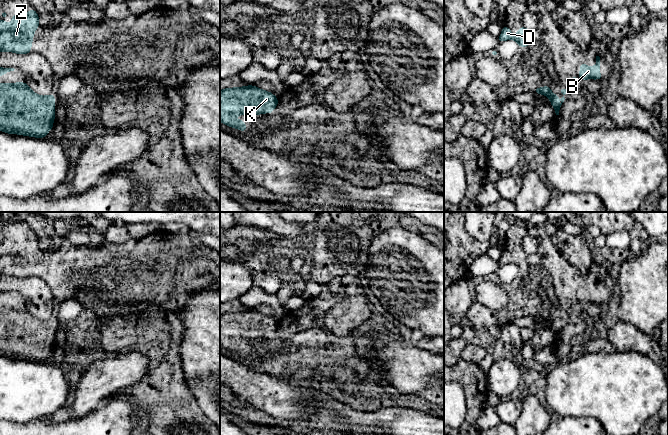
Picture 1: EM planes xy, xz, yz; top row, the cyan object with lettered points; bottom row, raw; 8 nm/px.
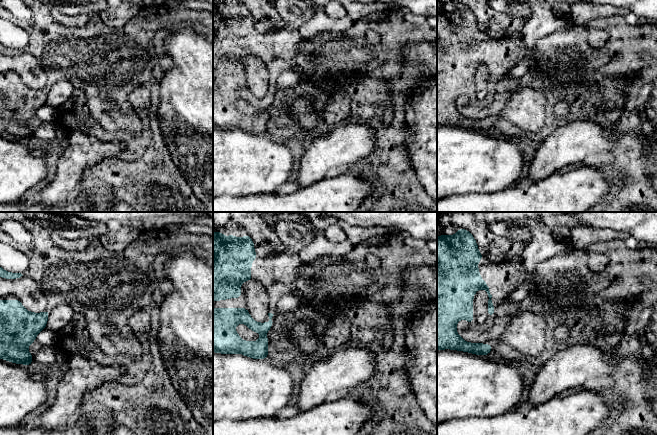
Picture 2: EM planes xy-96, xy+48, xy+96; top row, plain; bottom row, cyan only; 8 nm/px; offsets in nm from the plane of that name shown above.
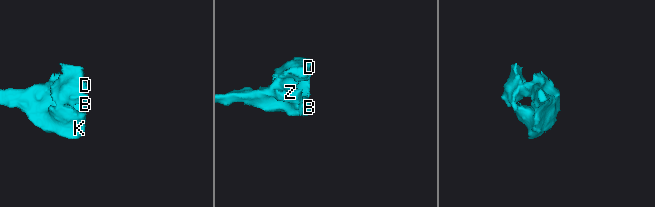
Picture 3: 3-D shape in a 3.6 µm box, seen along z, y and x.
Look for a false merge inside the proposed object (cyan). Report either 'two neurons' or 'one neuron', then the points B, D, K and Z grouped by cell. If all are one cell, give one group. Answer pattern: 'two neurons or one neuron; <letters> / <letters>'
one neuron; B D K Z

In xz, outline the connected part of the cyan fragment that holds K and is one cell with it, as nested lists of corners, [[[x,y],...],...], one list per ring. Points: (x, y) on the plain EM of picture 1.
[[[253,309],[225,312],[220,315],[220,345],[229,351],[247,356],[245,346],[233,344],[233,340],[272,337],[277,329],[277,321]]]

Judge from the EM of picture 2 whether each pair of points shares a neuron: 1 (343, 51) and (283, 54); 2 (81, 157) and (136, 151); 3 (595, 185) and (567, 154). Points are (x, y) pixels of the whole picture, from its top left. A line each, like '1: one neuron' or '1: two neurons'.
1: one neuron
2: two neurons
3: two neurons

